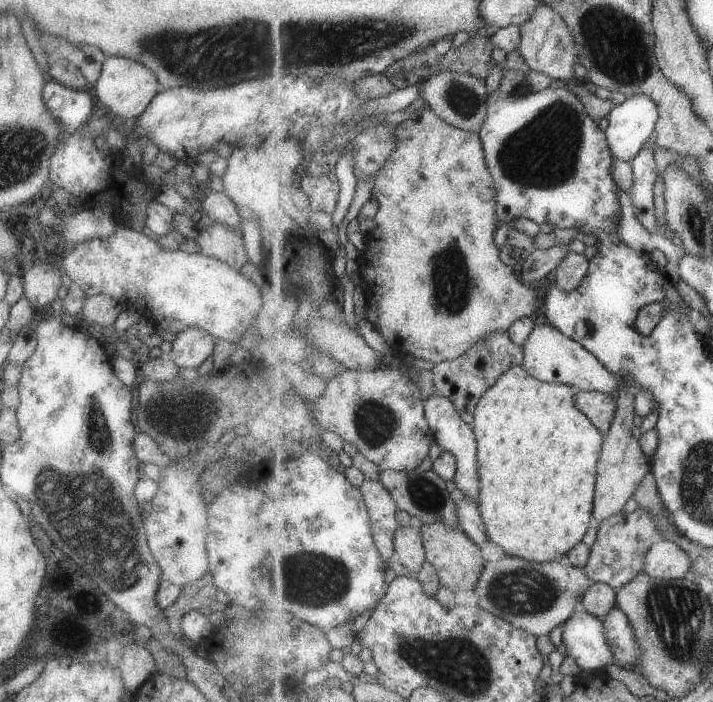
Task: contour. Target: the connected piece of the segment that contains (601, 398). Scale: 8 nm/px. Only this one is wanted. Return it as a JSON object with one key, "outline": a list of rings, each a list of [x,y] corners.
{"outline":[[[580,391],[576,403],[581,412],[584,412],[594,425],[602,432],[610,432],[615,419],[619,403],[612,394],[597,391]]]}

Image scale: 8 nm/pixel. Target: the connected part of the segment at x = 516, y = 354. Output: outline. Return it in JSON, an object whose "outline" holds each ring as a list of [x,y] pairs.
{"outline":[[[508,331],[506,333],[497,333],[488,341],[480,342],[470,352],[458,358],[458,361],[447,361],[436,365],[433,369],[434,385],[432,391],[436,395],[452,400],[452,403],[462,414],[463,420],[474,426],[477,409],[486,392],[491,390],[505,373],[524,364],[525,348],[518,347]]]}

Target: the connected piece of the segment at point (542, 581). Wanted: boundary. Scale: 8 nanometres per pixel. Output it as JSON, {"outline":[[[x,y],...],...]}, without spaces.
{"outline":[[[508,556],[505,560],[489,562],[482,574],[481,582],[475,592],[478,594],[478,605],[487,612],[526,630],[536,637],[552,634],[563,623],[568,622],[577,612],[577,605],[583,600],[592,586],[592,580],[581,567],[566,567],[560,560],[552,563],[532,563],[522,558]]]}

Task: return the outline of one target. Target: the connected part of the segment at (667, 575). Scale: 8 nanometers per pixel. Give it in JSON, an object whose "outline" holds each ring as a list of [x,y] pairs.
{"outline":[[[670,540],[657,542],[646,559],[644,572],[654,579],[685,579],[693,572],[688,552]]]}

